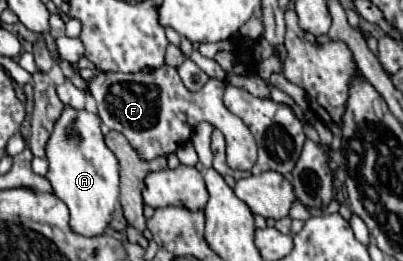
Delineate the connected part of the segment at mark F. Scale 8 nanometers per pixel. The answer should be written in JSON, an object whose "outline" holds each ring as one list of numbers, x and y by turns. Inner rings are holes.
{"outline":[[161,66,153,72,135,74,97,72,87,80,87,90,97,102,97,116,101,118,101,122,111,130,121,132,141,160,173,154,181,144,189,140,193,126,201,120,207,120,223,132,227,142,227,164,233,170,251,170,257,160,257,144,251,130,223,104,225,82,221,80,209,80,203,90,189,92,175,68]]}

